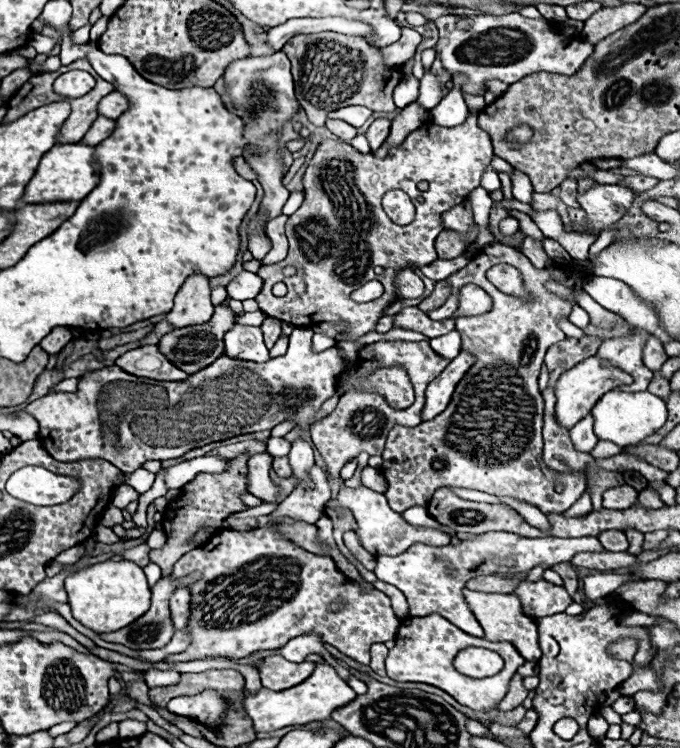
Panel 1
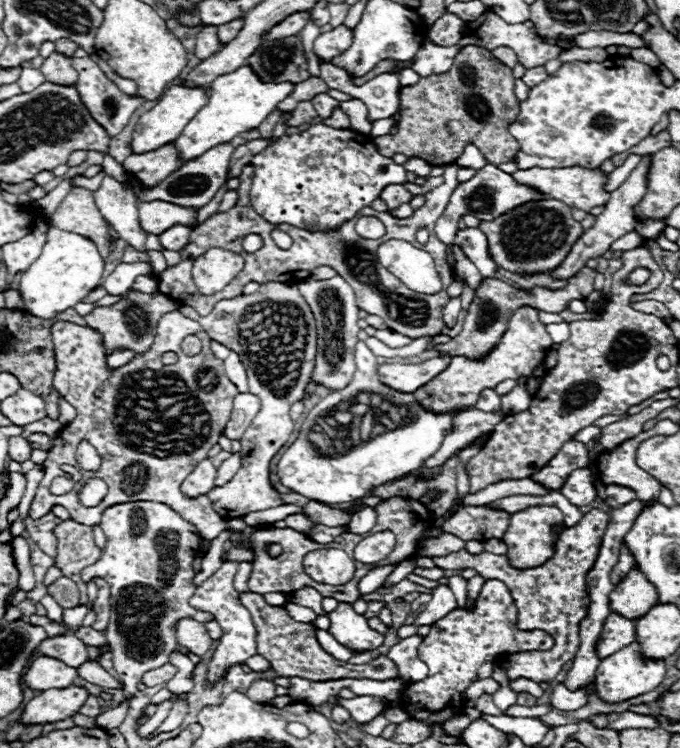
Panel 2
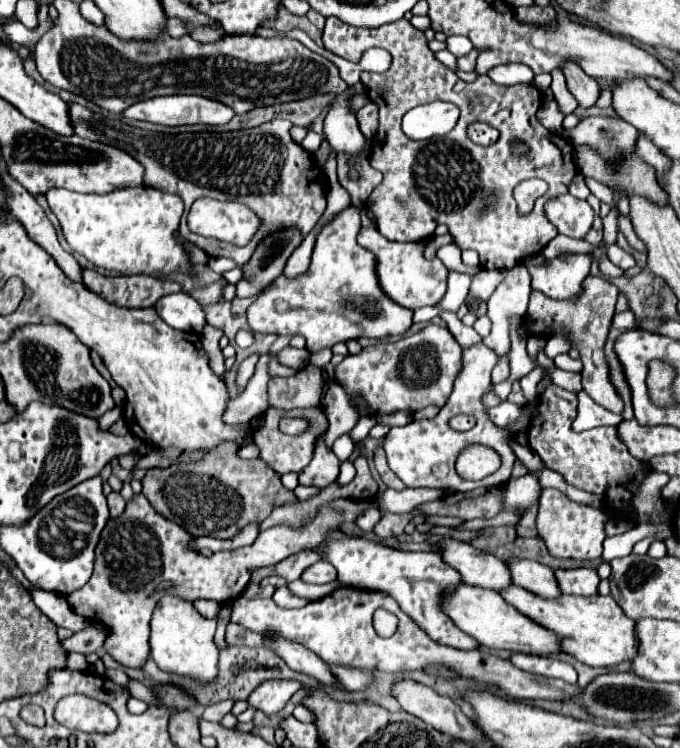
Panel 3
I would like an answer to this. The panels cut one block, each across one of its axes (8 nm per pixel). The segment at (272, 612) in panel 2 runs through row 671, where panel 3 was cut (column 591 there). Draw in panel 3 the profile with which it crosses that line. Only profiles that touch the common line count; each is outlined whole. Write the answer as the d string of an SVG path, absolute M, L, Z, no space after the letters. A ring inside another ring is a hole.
M586 276L582 282L582 290L570 300L550 300L542 292L532 290L528 310L524 314L524 328L530 336L538 336L544 340L556 336L558 332L568 332L568 340L570 340L572 348L576 348L580 352L580 360L584 364L584 370L580 373L582 390L586 390L590 394L590 398L596 404L600 404L602 408L606 408L614 414L620 414L624 404L622 404L620 396L616 394L614 386L610 384L608 366L606 366L604 354L602 354L608 330L610 330L610 320L614 316L616 300L618 300L618 288L600 276Z

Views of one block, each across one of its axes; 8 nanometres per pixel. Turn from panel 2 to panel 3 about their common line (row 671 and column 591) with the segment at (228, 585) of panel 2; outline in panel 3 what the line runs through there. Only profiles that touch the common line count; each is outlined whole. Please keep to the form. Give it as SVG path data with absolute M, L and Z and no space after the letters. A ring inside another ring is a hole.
M562 194L546 204L546 216L560 234L582 240L592 228L594 210L586 200L578 200L572 194Z

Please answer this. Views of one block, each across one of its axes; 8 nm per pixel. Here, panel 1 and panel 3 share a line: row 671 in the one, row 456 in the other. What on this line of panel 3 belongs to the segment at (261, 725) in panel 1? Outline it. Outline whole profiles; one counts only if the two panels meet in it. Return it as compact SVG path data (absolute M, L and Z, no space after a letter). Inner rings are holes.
M322 438L316 442L312 462L300 472L298 482L304 486L328 486L338 478L340 460L322 444Z

